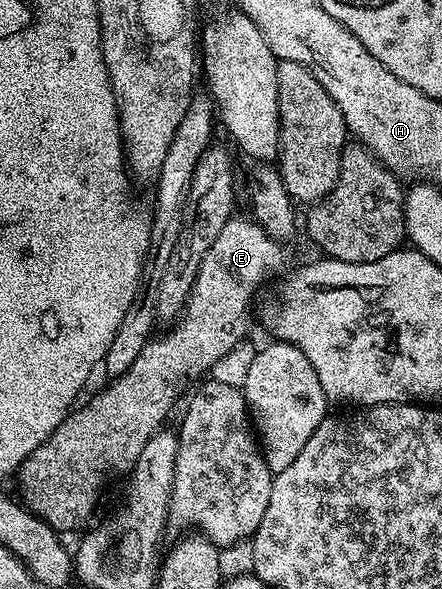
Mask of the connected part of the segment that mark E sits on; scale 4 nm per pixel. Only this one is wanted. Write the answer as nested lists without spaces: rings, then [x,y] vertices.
[[[235,214],[230,217],[230,221],[224,226],[224,230],[220,230],[220,234],[216,238],[216,242],[212,242],[212,246],[208,246],[208,250],[204,254],[204,262],[200,262],[200,270],[196,274],[196,282],[190,291],[190,297],[186,303],[186,308],[182,311],[181,316],[173,321],[172,326],[166,333],[155,335],[146,343],[144,350],[140,350],[140,354],[136,357],[136,362],[132,362],[132,366],[128,366],[128,370],[124,370],[124,374],[113,377],[109,381],[110,385],[103,390],[99,396],[94,396],[87,402],[86,408],[81,406],[75,407],[69,416],[65,416],[60,422],[60,426],[56,426],[56,430],[44,443],[22,463],[22,467],[16,473],[16,481],[18,480],[18,488],[22,491],[20,496],[21,503],[25,505],[31,512],[44,520],[48,526],[59,534],[70,532],[73,528],[78,528],[90,515],[94,512],[94,507],[98,504],[98,499],[102,496],[102,487],[106,484],[110,472],[122,471],[123,474],[129,473],[133,469],[134,464],[140,458],[140,450],[144,450],[144,446],[148,446],[148,438],[152,438],[165,424],[166,415],[170,412],[170,407],[174,404],[174,399],[178,396],[178,383],[181,380],[190,380],[193,376],[198,376],[201,372],[209,373],[213,369],[214,364],[220,358],[224,358],[224,354],[228,354],[228,350],[235,348],[237,344],[243,343],[247,339],[246,336],[250,332],[250,303],[254,300],[254,295],[258,292],[258,287],[269,278],[273,272],[278,272],[286,264],[286,252],[281,243],[273,240],[265,229],[261,228],[252,218],[244,217],[241,214]]]

